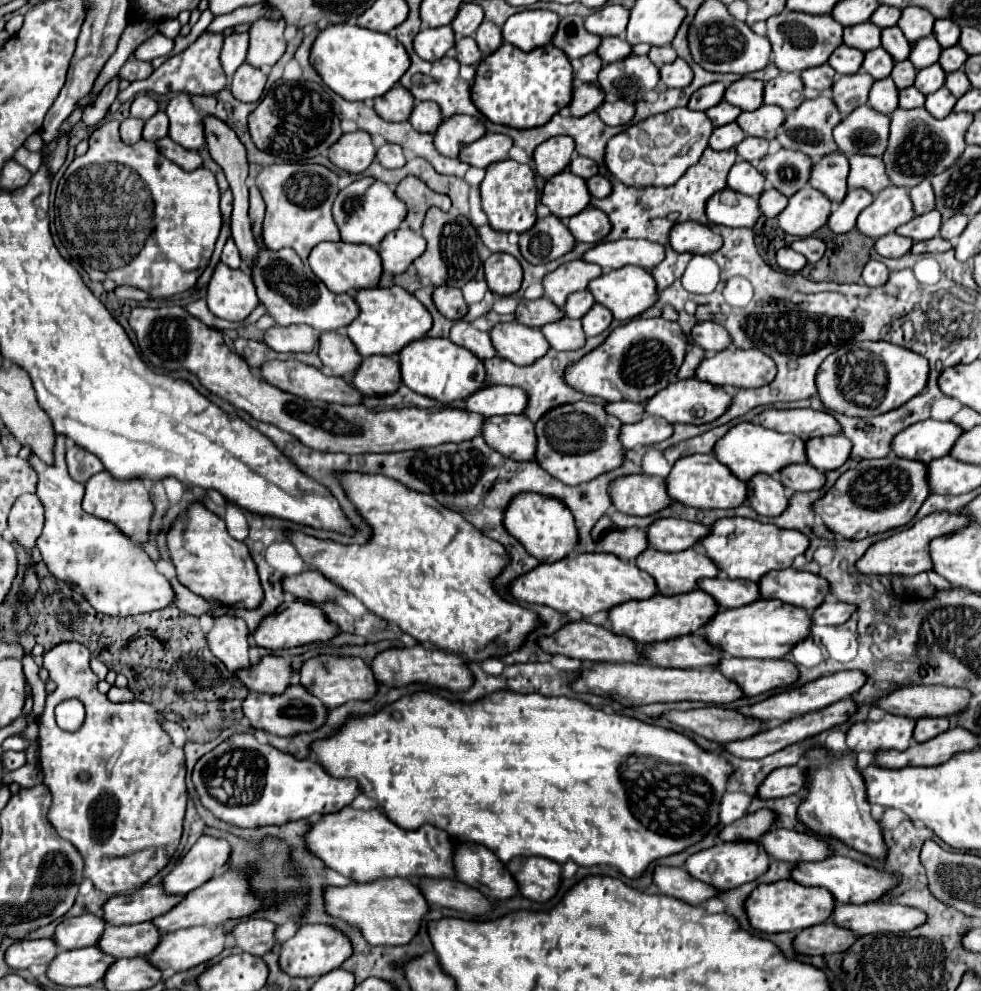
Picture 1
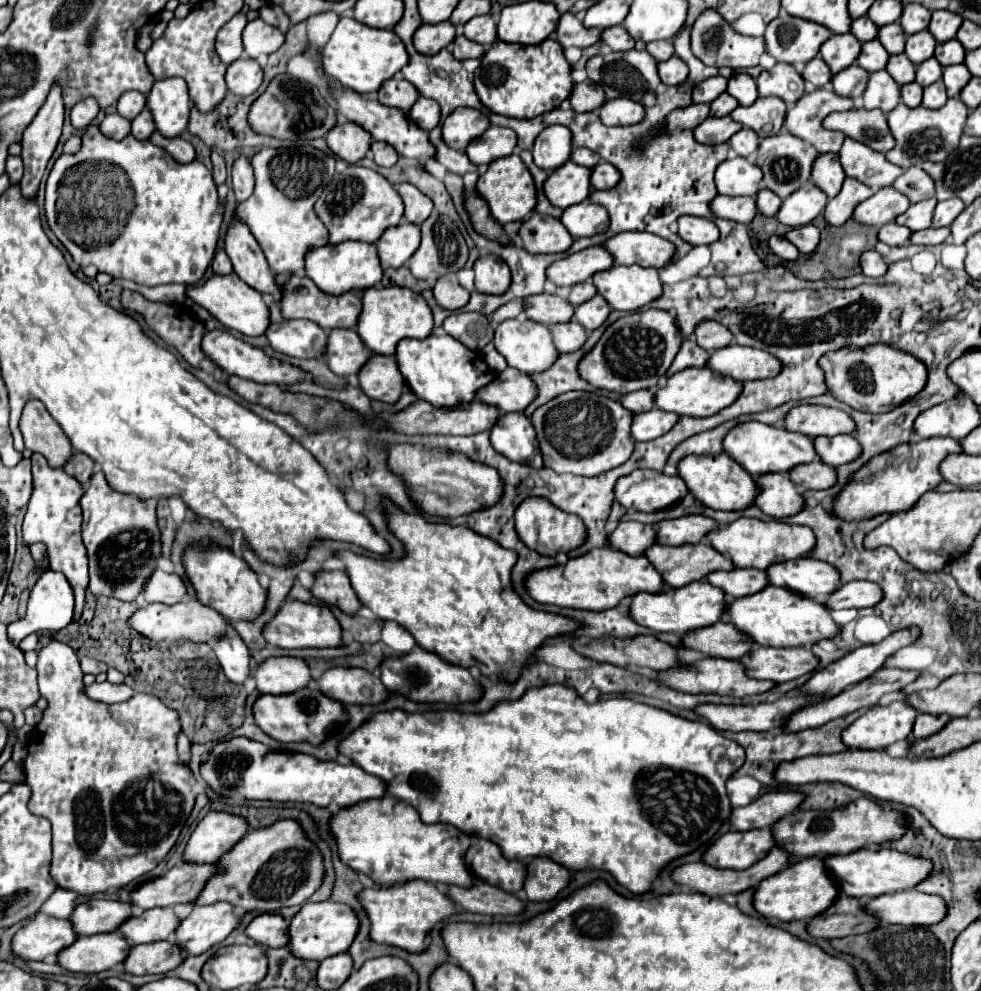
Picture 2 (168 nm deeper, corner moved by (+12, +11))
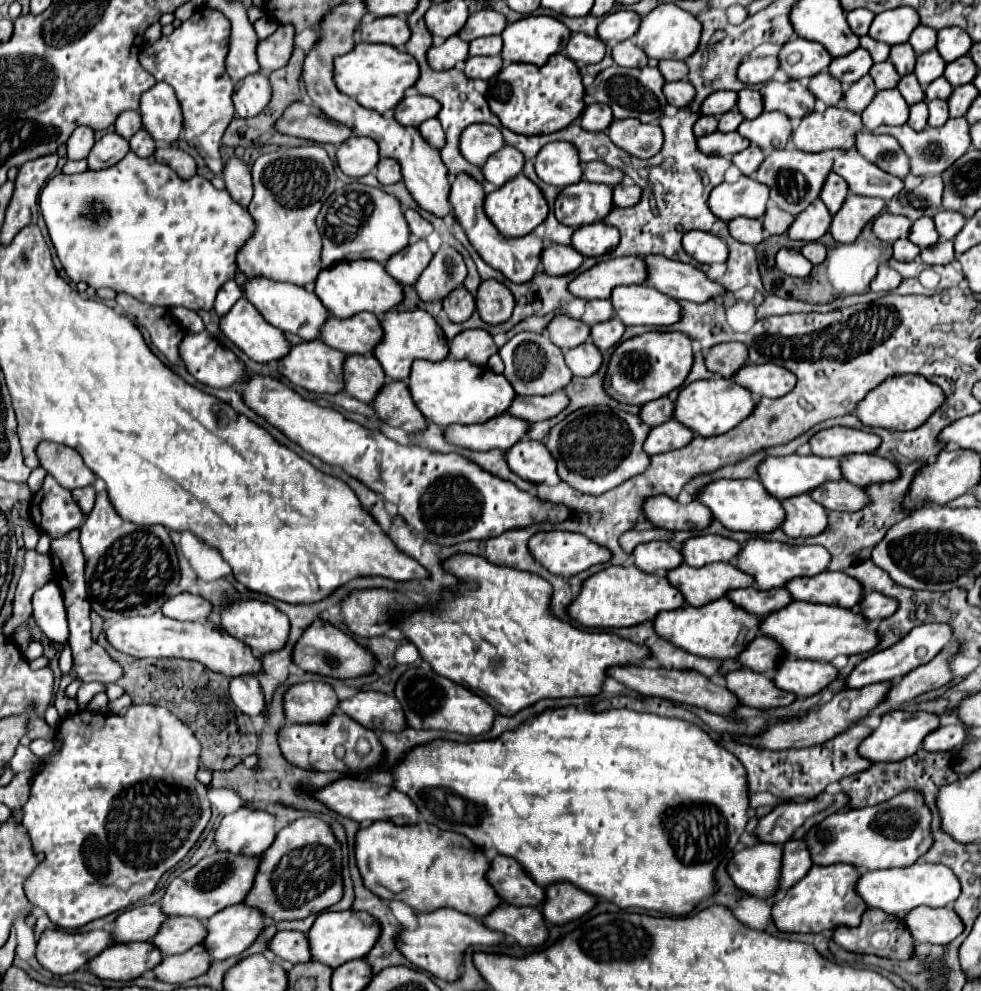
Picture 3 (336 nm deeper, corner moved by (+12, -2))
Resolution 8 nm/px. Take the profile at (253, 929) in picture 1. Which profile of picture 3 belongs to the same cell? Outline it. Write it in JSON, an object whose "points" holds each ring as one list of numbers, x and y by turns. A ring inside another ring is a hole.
{"points":[[277,932,273,940,269,942,269,950,275,952,281,960,287,960,291,964,309,962,309,940,303,932]]}

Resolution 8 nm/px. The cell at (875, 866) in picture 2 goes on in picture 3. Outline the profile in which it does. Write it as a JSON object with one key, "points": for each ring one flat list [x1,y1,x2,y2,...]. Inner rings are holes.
{"points":[[917,862,909,868,891,868,891,870,881,870,881,872,865,872,859,878,857,892,869,904,869,908,879,908,879,910,883,910,891,916,903,918,917,906,943,908,943,906,953,904,961,894,961,886,959,886,959,878,947,866]]}

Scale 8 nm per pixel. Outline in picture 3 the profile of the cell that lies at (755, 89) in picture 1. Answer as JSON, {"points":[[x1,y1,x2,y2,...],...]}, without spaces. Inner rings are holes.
{"points":[[751,88,741,90,741,92,739,92,737,108,739,108,739,112,741,112,747,120,757,118,757,116,763,112,763,96,761,96,761,92,751,90]]}

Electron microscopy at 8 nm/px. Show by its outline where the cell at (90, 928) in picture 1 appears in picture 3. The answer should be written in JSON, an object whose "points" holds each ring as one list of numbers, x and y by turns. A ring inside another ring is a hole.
{"points":[[137,904,131,910,125,910,115,920,115,942,145,942,151,940,161,924,167,920,167,914,159,904]]}

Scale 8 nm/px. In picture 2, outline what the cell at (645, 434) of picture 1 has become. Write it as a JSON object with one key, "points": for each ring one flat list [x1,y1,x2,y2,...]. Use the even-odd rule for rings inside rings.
{"points":[[651,409,633,415,631,421,631,437,635,441,651,441,655,437,661,437,667,433,679,417,675,413,667,413,661,409]]}

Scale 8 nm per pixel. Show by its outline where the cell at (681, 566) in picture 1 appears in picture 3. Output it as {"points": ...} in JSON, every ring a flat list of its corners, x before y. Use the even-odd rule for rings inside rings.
{"points":[[715,562,703,568,691,568,683,564,667,572,667,580,683,592,689,606,705,606,727,596,729,590,755,584,753,576,741,572,731,562]]}

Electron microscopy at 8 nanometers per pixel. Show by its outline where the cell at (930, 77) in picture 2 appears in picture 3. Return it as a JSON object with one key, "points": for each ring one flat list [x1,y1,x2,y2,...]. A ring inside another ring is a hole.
{"points":[[941,76,941,78,937,78,935,82,931,82,931,84,925,88,925,100,927,100,927,102,931,102,931,100,935,100,935,98,947,100,947,98,951,96,951,92,953,92,951,84]]}

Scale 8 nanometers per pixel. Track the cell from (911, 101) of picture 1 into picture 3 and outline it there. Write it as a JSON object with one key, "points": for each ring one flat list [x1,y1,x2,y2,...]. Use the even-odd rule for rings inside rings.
{"points":[[921,102,921,104,917,104,917,106,911,106,911,114,909,114,909,122,907,122,907,124,909,124,913,130,921,132,921,130,927,126,927,118,929,118,929,114,927,114,927,104]]}

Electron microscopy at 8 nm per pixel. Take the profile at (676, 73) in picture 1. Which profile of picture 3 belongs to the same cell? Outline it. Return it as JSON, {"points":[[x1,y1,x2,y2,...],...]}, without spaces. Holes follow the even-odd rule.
{"points":[[683,80,683,82,667,82,665,88,663,88,665,96,667,96,667,102,677,106,677,108,685,108,693,102,695,98,695,88,691,86,689,80]]}

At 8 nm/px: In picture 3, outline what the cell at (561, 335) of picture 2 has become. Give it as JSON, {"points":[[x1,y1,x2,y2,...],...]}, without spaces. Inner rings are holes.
{"points":[[585,342,585,346,577,346,573,350,567,350,565,362,575,376,587,378,587,376,593,376,601,368,603,354,599,352,599,348,593,342]]}

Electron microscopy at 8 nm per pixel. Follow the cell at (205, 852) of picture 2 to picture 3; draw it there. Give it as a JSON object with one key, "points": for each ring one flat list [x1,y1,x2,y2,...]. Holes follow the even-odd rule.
{"points":[[241,806,221,820,215,832,215,846,217,850,229,850,233,854,263,854,275,836,277,822,273,814]]}

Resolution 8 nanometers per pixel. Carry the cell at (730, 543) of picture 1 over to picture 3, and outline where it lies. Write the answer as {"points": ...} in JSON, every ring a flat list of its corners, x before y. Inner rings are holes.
{"points":[[761,538,749,540,747,546,737,556,737,568,751,574,759,590,781,588,789,580,801,578,801,576,817,576,827,570,829,562,831,562,831,554,823,546,791,546,791,544,781,544,781,542,761,540]]}

